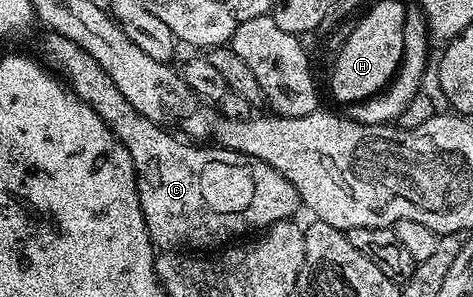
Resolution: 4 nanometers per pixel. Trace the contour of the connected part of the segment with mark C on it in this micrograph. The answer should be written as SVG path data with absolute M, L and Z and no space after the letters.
M46 31L43 34L41 56L47 62L50 60L59 74L66 73L65 80L69 88L81 91L82 100L92 106L100 119L104 119L106 126L114 132L116 140L128 151L136 175L144 223L151 241L159 250L210 251L215 247L225 246L231 239L241 238L246 235L241 233L246 233L249 229L265 231L278 221L289 221L295 216L294 212L300 209L296 187L292 187L292 183L288 183L288 179L284 179L280 171L260 159L242 161L242 153L239 157L230 157L234 165L230 165L230 173L226 173L226 161L222 161L222 157L226 157L226 149L221 147L214 153L162 153L163 126L152 119L142 121L144 115L140 115L140 111L136 111L136 107L132 107L132 103L128 103L124 95L120 95L108 71L104 71L104 67L100 67L100 63L96 63L96 59L92 59L92 55L84 51L84 47L72 43L72 39L64 39L58 33Z

